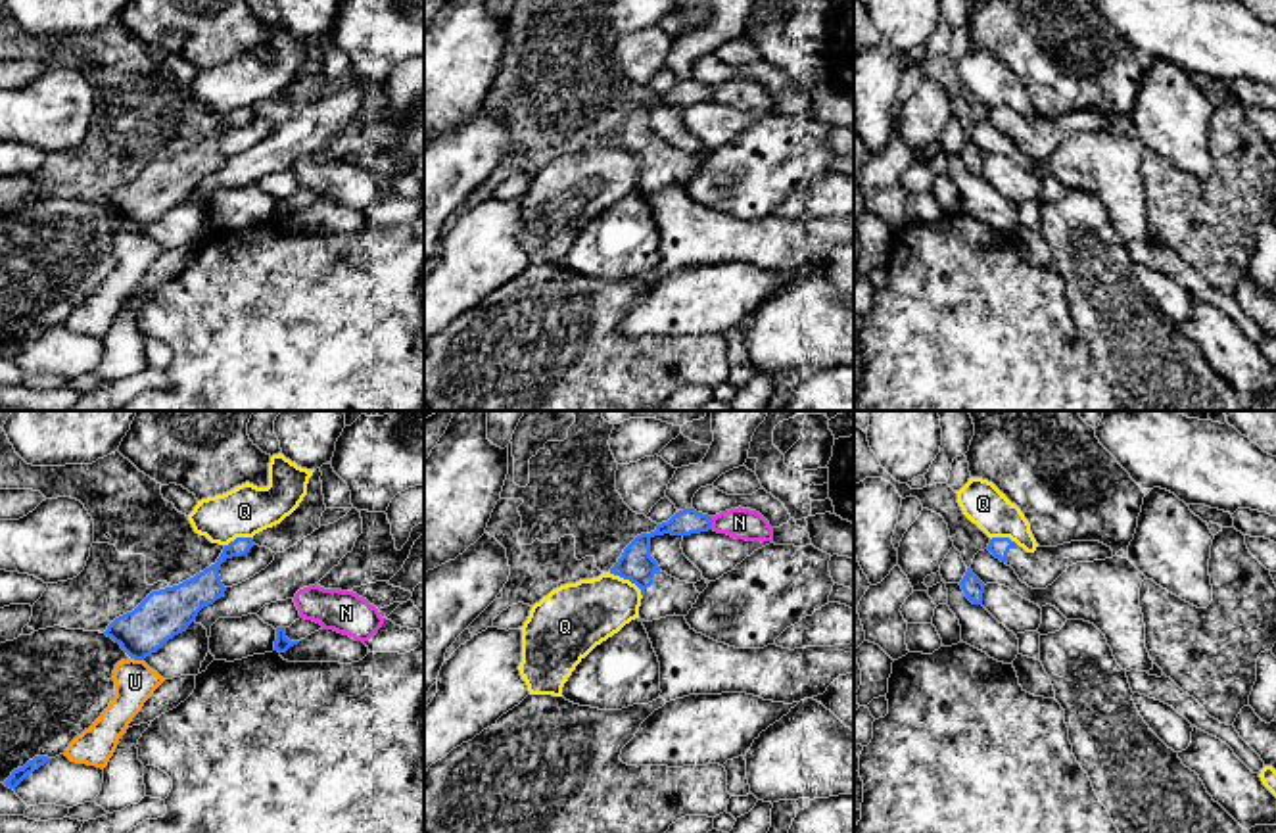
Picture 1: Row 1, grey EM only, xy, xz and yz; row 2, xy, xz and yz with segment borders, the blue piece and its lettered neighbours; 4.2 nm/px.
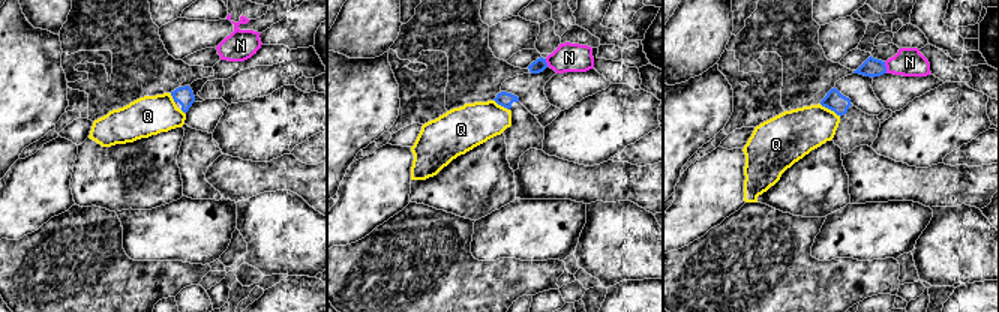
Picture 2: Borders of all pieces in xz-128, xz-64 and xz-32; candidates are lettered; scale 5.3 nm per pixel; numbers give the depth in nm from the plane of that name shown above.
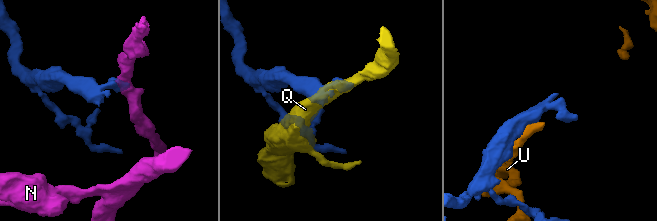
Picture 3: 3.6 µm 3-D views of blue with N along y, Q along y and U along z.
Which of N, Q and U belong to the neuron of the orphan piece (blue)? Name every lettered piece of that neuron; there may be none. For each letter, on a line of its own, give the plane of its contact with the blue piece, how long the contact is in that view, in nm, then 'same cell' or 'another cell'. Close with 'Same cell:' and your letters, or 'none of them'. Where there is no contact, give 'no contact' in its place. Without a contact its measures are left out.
N: meets blue in xz; contact 60 nm long; another cell
Q: meets blue in xz; contact 170 nm long; another cell
U: meets blue in xy; contact 60 nm long; another cell
Same cell: none of them

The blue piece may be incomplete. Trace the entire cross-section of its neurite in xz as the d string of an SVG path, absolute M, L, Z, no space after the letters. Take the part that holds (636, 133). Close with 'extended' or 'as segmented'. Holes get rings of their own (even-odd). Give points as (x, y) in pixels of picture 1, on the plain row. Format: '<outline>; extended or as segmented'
M685 79L668 92L656 96L650 104L637 106L622 123L610 144L629 150L641 159L639 188L645 192L666 186L687 186L698 169L695 154L679 152L660 140L650 127L650 109L654 106L691 106L712 100L712 86Z; extended

